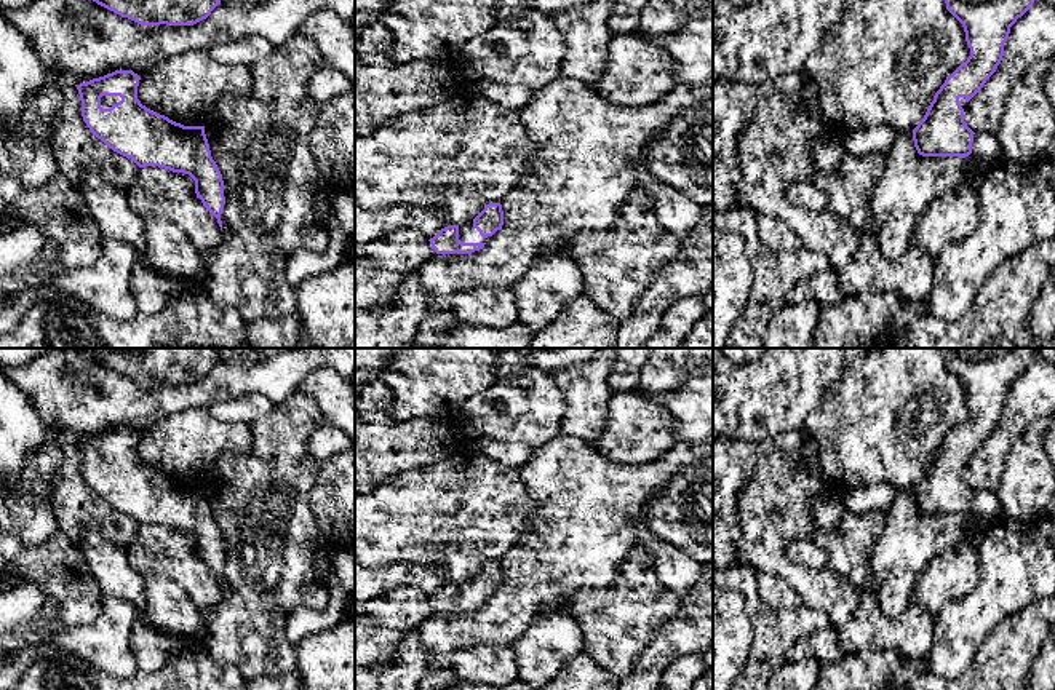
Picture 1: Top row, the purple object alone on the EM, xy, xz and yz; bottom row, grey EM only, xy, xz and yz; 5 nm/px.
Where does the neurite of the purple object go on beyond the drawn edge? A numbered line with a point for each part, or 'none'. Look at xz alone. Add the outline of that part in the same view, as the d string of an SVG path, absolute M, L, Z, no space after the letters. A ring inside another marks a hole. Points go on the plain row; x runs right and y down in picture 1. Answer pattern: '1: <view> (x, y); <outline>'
1: xz (467, 591); M473 578L459 583L459 597L462 601L488 601L491 594L483 596L480 589L473 585Z

